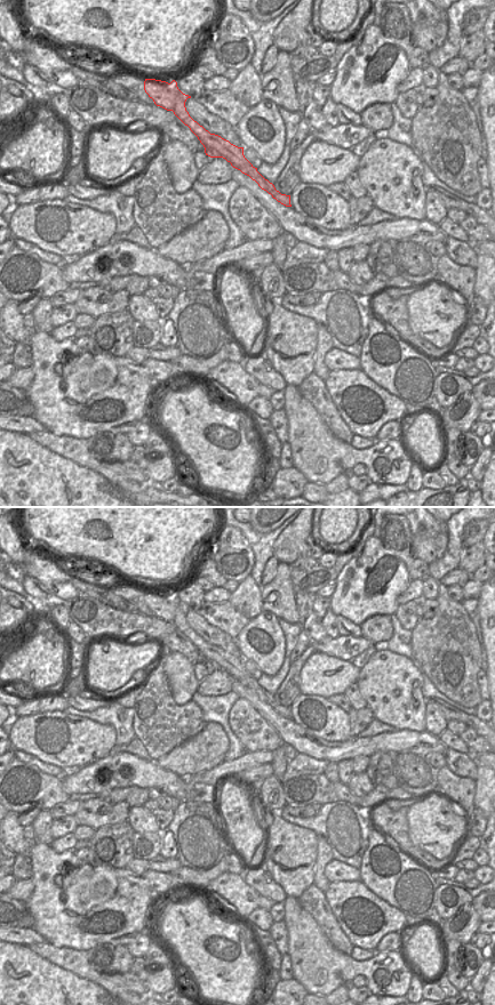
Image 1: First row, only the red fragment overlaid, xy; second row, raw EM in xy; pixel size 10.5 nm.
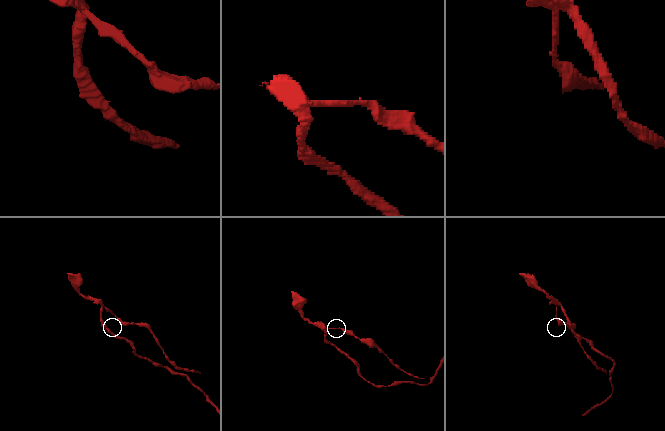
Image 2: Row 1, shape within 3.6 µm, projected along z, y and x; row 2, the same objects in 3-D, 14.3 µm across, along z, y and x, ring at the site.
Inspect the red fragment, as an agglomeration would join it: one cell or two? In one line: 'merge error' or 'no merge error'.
merge error

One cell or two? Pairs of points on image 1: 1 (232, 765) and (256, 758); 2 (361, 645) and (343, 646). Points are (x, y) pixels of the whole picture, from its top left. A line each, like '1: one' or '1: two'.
1: one
2: one

